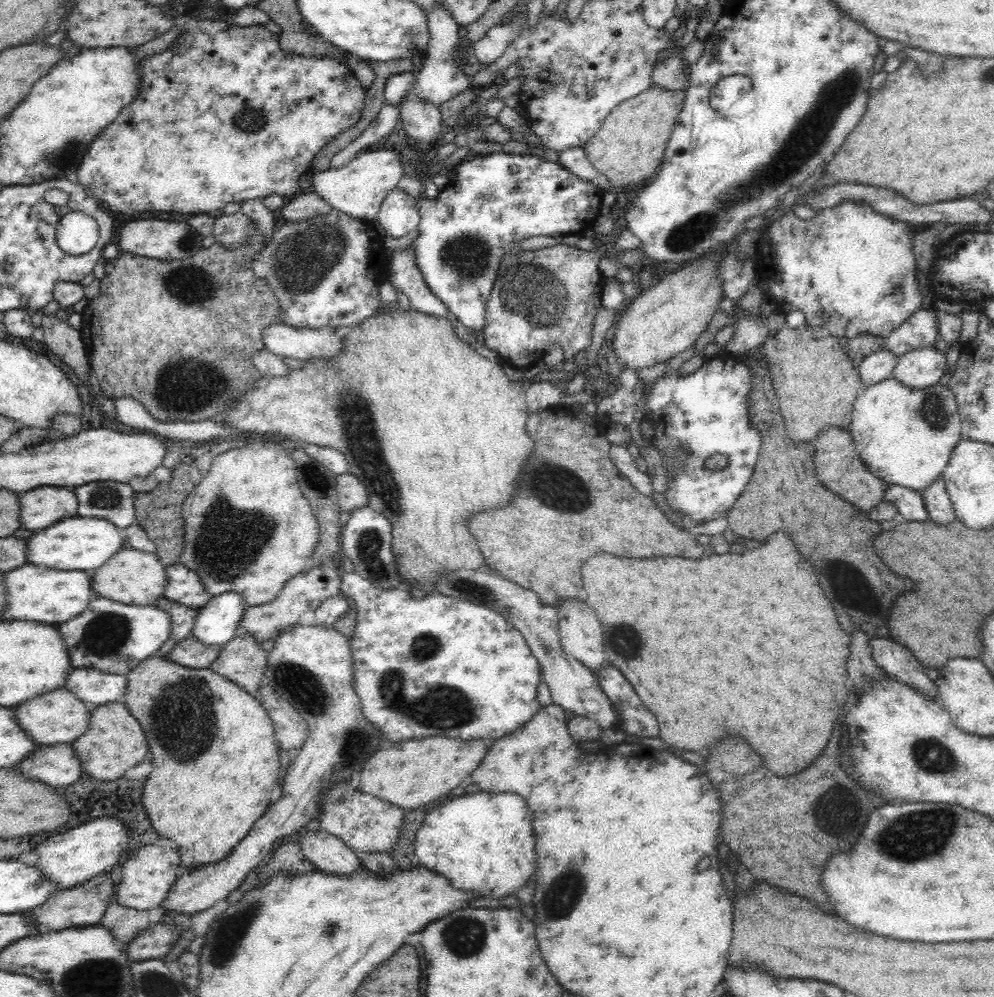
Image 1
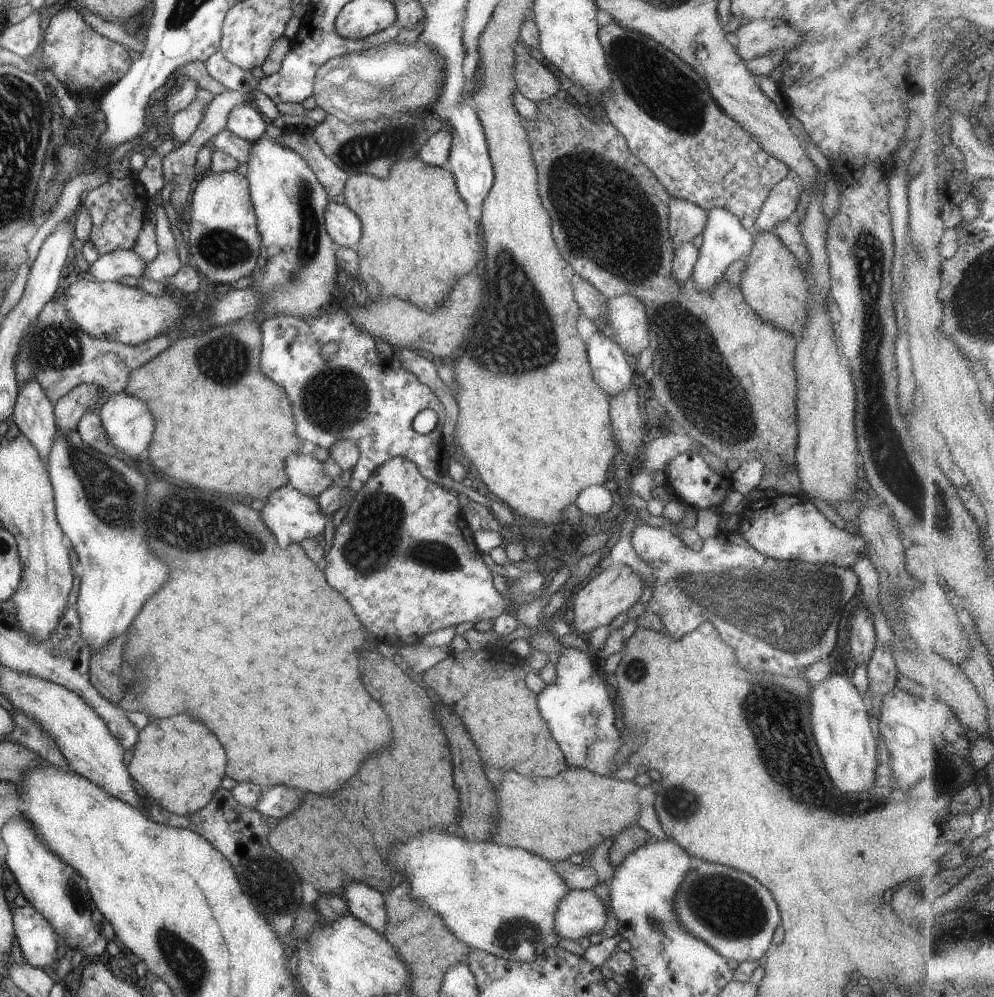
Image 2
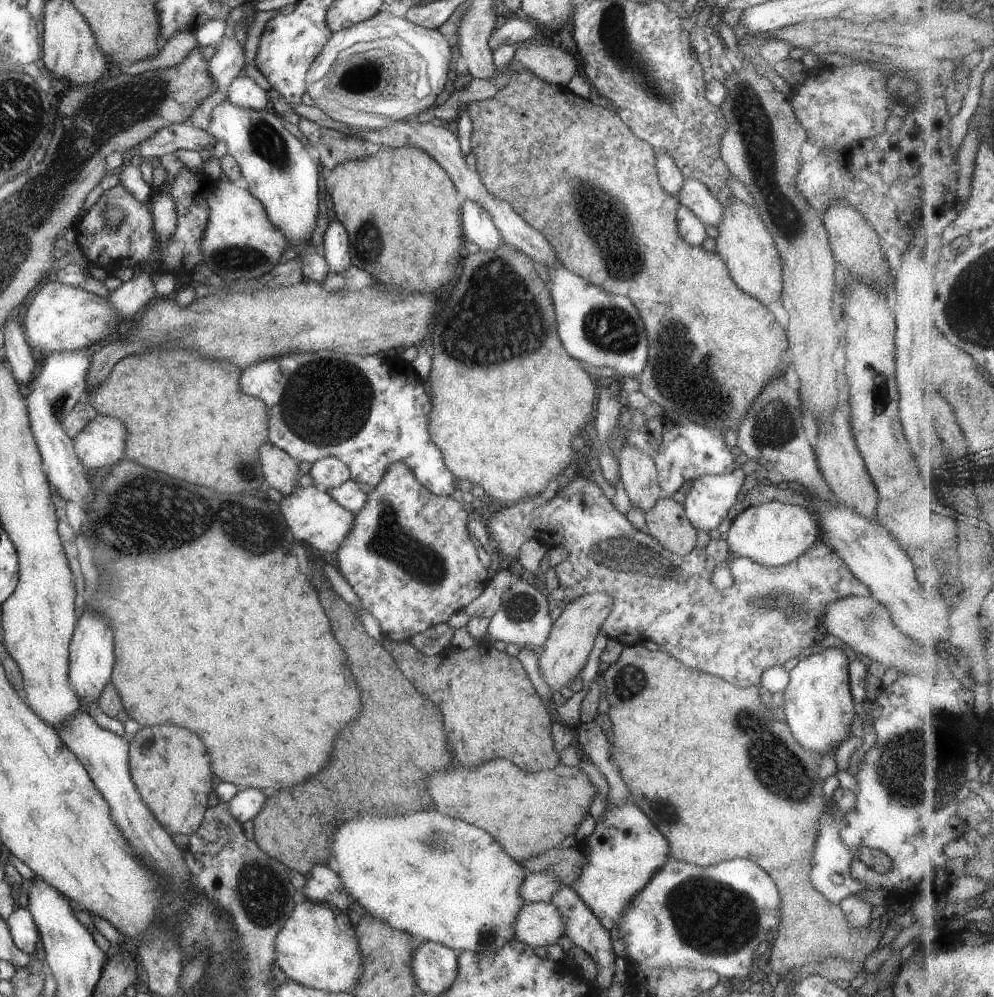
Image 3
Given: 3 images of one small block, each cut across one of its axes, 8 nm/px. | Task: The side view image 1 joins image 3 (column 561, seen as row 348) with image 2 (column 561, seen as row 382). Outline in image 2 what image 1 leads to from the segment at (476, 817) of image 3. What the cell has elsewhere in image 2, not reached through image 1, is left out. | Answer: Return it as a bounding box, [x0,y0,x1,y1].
[491,766,641,862]

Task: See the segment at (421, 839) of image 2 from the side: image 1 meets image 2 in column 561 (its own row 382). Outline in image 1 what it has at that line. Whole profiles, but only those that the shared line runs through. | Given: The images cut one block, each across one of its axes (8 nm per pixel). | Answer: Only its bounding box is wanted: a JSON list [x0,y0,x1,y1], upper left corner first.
[849,376,962,492]

